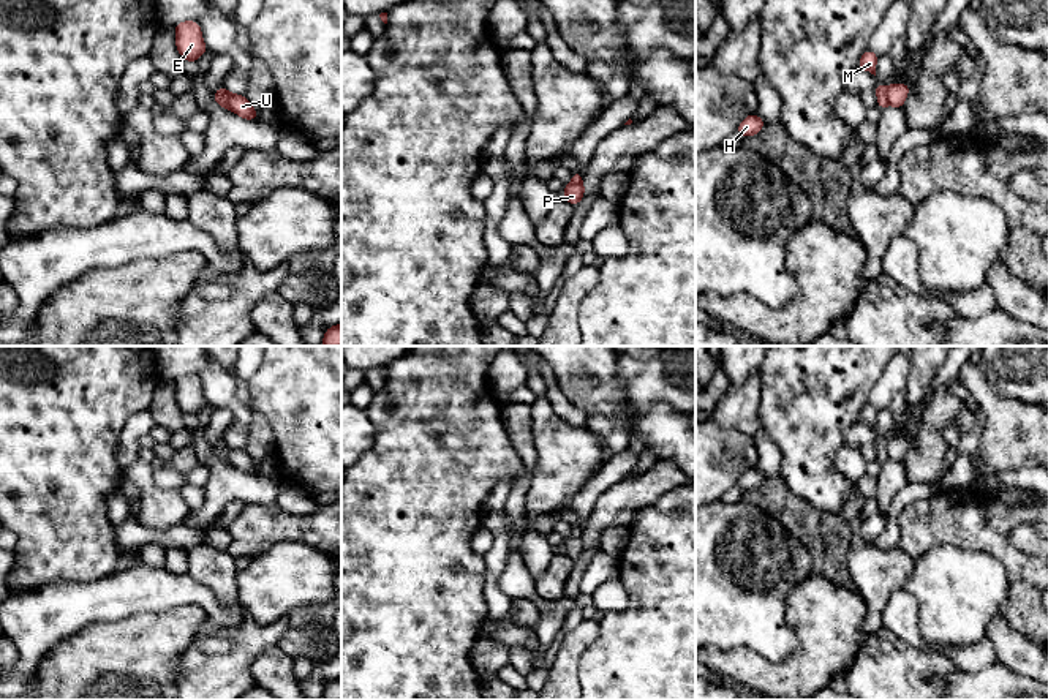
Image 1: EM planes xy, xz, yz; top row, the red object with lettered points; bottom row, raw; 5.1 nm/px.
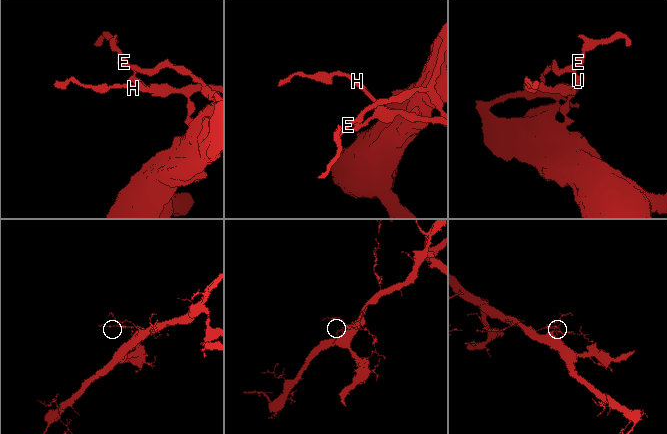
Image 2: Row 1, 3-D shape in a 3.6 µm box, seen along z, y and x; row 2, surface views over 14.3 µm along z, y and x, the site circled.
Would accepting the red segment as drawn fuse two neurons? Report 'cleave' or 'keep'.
keep

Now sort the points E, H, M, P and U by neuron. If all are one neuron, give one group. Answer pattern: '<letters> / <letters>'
E H M P U

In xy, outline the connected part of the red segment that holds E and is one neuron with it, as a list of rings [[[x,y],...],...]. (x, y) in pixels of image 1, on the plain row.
[[[185,374],[174,381],[179,408],[194,417],[209,403],[204,398],[201,379],[196,374]]]

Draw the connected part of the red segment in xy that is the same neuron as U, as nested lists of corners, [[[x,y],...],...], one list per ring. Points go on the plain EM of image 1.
[[[223,439],[213,447],[213,453],[224,463],[231,463],[234,468],[247,474],[256,474],[256,463],[248,457],[245,449],[236,449],[228,446]]]

